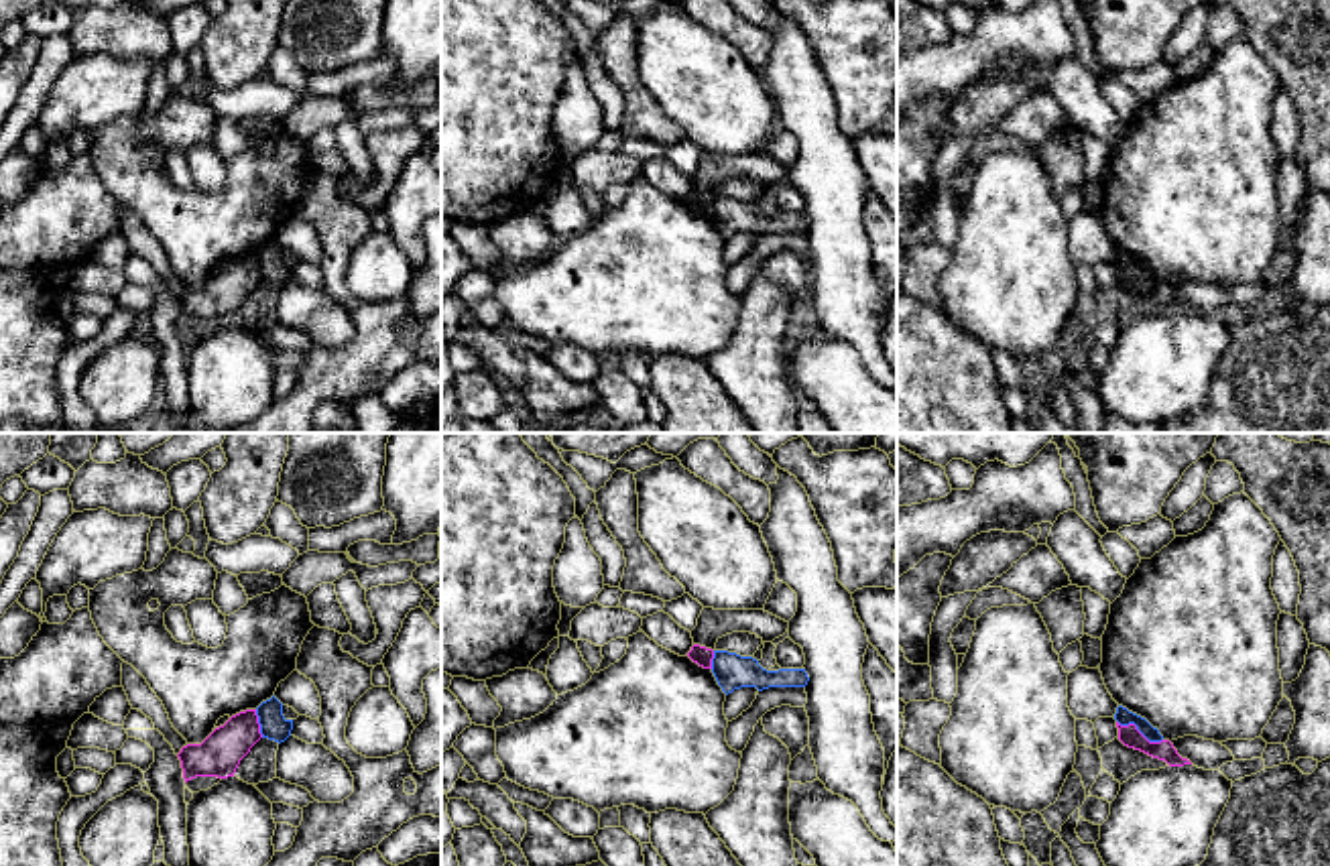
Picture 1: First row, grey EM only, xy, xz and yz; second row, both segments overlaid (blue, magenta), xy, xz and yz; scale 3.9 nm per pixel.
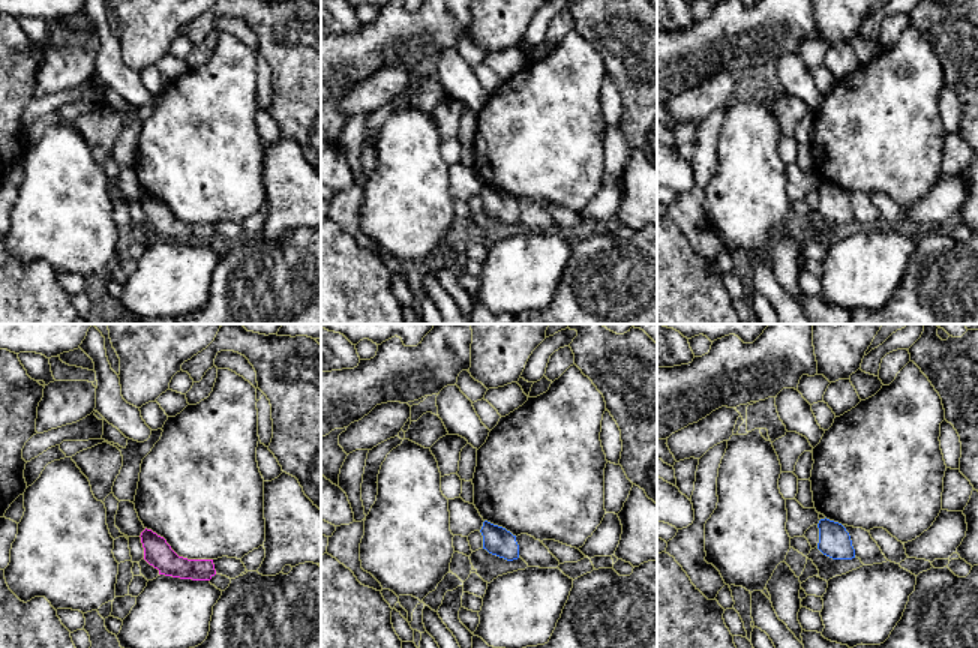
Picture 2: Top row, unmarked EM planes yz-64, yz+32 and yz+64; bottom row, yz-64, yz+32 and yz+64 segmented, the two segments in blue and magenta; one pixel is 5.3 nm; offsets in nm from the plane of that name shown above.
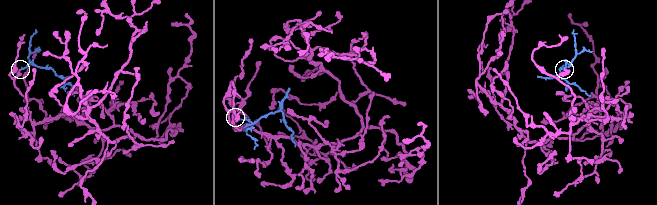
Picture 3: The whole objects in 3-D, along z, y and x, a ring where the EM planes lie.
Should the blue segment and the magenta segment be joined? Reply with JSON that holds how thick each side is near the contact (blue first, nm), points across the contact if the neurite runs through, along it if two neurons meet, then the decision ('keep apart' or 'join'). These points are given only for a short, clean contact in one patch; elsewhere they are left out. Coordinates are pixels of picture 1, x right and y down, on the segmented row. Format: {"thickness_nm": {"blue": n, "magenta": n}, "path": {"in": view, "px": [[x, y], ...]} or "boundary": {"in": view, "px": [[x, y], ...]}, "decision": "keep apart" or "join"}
{"thickness_nm": {"blue": 70, "magenta": 80}, "boundary": {"in": "yz", "px": [[1117, 720], [1133, 724], [1150, 740], [1162, 740]]}, "decision": "keep apart"}

